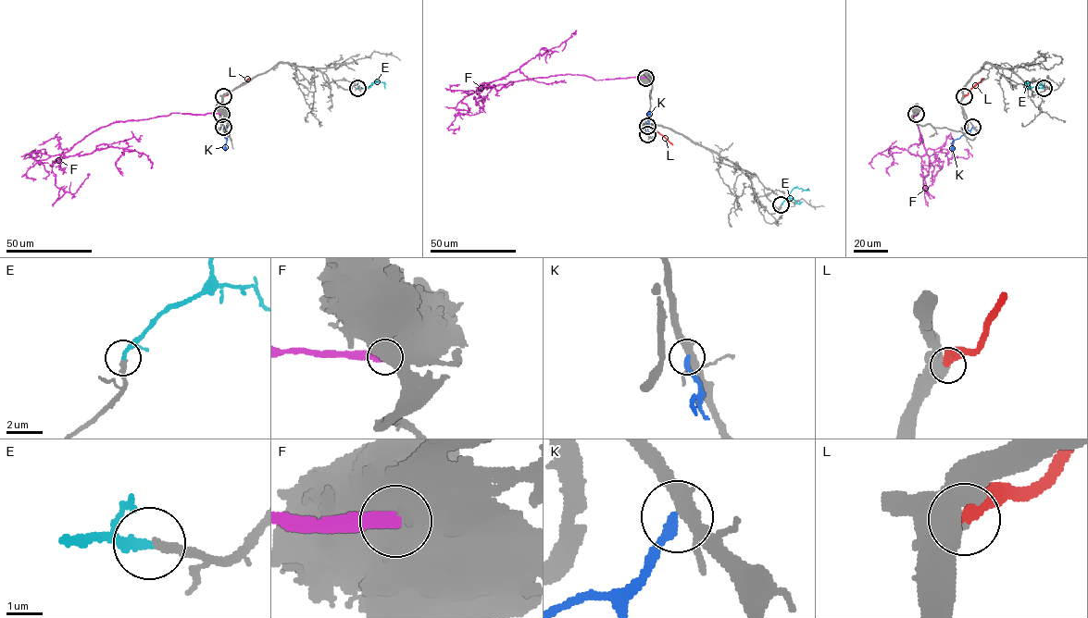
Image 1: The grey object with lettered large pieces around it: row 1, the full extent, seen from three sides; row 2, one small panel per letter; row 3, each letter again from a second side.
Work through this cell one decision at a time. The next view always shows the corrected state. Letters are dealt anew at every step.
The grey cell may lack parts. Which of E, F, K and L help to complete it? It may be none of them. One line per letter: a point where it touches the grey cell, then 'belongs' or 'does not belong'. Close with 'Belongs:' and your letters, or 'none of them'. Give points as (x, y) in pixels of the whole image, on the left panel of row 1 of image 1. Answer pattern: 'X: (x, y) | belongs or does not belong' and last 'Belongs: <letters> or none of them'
E: (357, 88) | belongs
F: (221, 114) | does not belong
K: (223, 127) | does not belong
L: (223, 96) | does not belong
Belongs: E

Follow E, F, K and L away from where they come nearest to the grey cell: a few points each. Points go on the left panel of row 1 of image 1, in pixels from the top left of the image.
E: (357, 88), (382, 81), (384, 88)
F: (221, 114), (171, 112), (116, 121), (63, 154), (127, 148), (147, 156), (151, 168)
K: (223, 127), (227, 140), (225, 151)
L: (224, 96), (248, 78)

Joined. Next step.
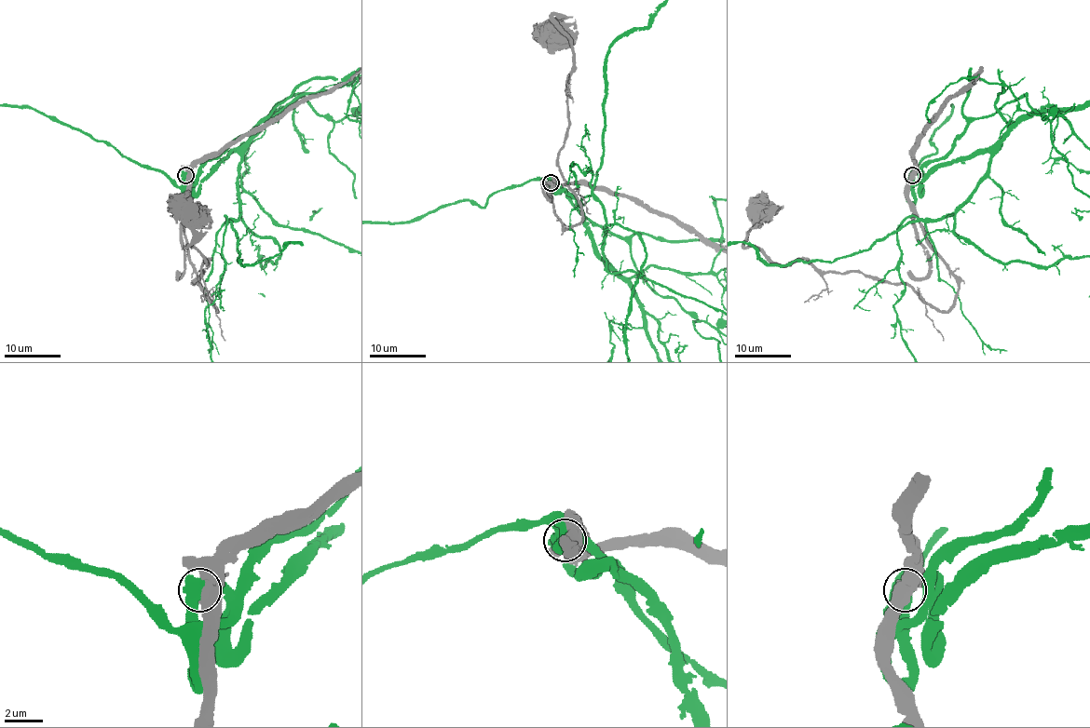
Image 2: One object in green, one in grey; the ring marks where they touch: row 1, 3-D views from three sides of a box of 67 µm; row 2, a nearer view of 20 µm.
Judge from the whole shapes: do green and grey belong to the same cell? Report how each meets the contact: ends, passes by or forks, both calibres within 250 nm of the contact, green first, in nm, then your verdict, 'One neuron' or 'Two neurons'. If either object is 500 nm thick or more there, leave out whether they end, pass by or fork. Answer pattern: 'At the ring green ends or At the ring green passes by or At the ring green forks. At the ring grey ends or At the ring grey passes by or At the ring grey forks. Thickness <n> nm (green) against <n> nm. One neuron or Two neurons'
Thickness 800 nm (green) against 650 nm. Two neurons

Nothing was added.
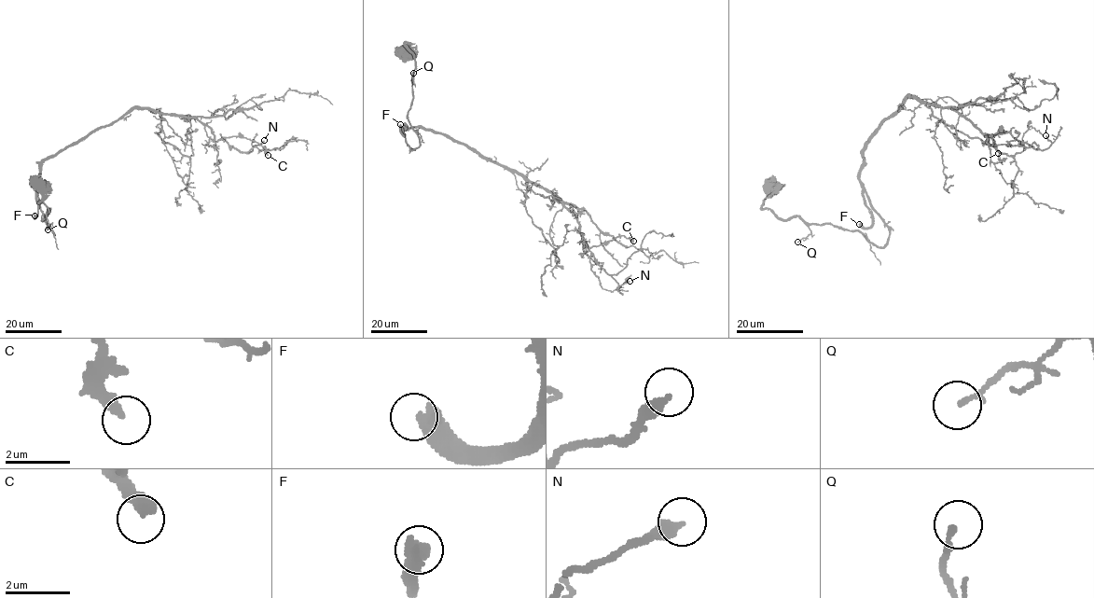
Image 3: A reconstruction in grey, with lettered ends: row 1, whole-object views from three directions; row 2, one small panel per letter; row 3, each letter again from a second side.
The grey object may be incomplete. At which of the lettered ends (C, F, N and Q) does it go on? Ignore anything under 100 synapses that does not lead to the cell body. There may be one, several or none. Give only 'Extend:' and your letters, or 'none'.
Extend: F

